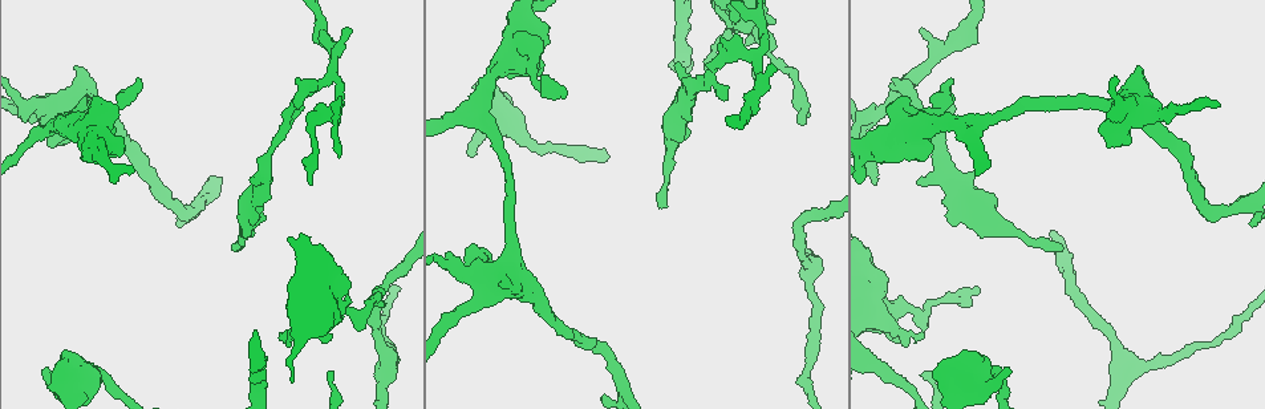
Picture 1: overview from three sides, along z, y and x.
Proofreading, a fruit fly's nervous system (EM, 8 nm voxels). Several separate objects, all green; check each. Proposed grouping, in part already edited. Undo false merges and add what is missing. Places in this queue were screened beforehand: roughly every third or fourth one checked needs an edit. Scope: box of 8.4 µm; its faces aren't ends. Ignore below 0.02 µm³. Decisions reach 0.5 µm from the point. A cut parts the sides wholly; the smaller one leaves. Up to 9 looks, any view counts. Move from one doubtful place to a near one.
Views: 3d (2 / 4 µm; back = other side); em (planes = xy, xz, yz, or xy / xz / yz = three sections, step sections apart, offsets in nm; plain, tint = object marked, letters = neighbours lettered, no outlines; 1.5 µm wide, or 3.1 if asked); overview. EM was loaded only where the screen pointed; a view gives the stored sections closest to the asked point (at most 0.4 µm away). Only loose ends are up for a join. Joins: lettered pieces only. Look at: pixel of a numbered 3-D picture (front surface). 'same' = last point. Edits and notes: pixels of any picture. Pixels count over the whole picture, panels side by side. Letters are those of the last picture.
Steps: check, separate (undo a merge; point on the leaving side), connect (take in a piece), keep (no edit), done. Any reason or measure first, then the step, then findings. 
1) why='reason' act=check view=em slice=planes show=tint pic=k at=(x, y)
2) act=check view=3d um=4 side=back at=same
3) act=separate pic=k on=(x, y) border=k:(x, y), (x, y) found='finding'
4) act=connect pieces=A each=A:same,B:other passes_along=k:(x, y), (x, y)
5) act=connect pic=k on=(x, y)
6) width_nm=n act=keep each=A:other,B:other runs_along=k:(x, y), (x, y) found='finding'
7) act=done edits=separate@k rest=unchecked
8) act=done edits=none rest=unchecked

why='an open end' act=check view=3d um=4 pic=1 at=(977, 291)

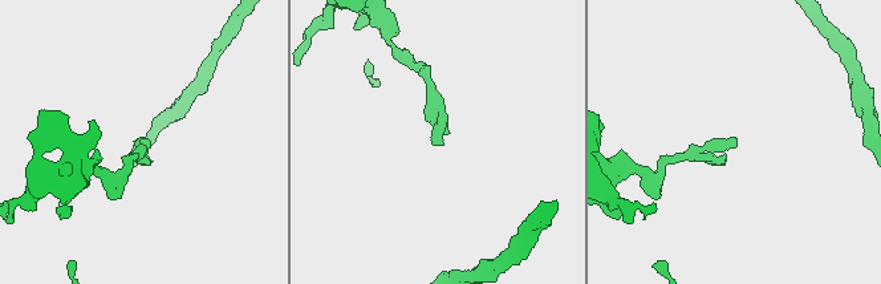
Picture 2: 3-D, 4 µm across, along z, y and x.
why='shape alone is not enough' act=check view=em slice=xy step=8 show=tint pic=2 at=(439, 143)

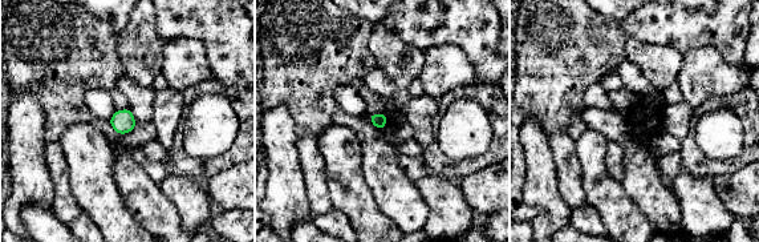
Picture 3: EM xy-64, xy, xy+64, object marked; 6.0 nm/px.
act=check view=em slice=planes show=letters at=same

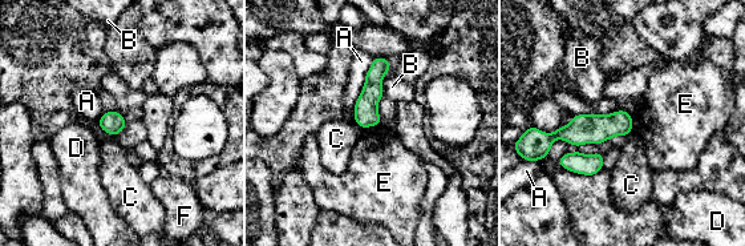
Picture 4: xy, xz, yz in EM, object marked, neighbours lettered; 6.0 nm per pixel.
act=keep each=A:other,B:other,C:other,D:other,E:other,F:other border=4:(380, 124), (364, 129) found='no lettered piece goes on from it'

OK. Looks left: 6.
act=check view=em slice=planes show=letters pic=1 at=(911, 78)

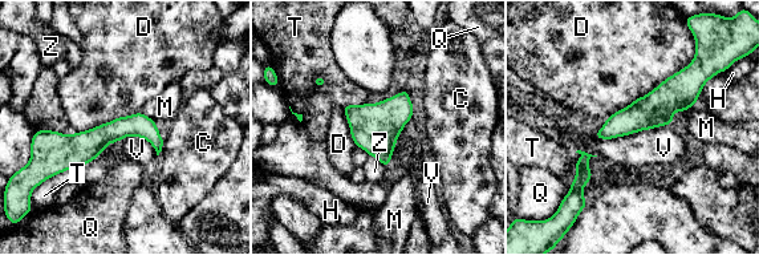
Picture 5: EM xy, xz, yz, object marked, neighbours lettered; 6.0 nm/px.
width_nm=140 act=keep each=C:other,D:other,H:other,M:other,Q:other,T:other,V:other,Z:other border=5:(670, 124), (612, 138), (593, 137) found='all the same cell'

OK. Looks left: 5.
why='branch stops here' act=check view=em slice=xy step=8 show=letters pic=1 at=(281, 337)

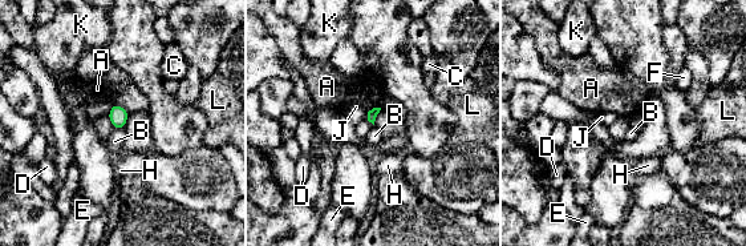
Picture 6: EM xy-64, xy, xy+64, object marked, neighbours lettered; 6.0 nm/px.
why='cut it another way' act=check view=em slice=planes show=letters at=same

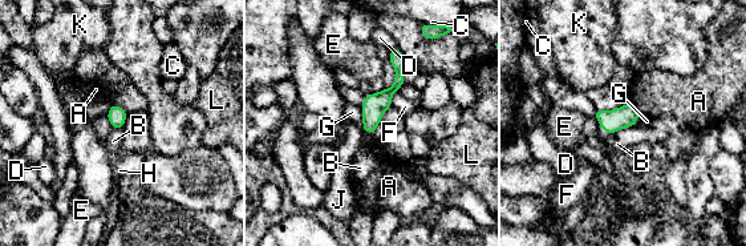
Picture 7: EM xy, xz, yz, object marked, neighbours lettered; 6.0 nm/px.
width_nm=110 longest_contact=G:200nm act=keep each=A:other,B:other,C:other,D:other,E:other,F:other,G:other,H:other,J:other,K:other,L:other found='no lettered piece goes on from it'

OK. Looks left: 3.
why='an open end' act=check view=em slice=planes show=letters pic=1 at=(468, 153)

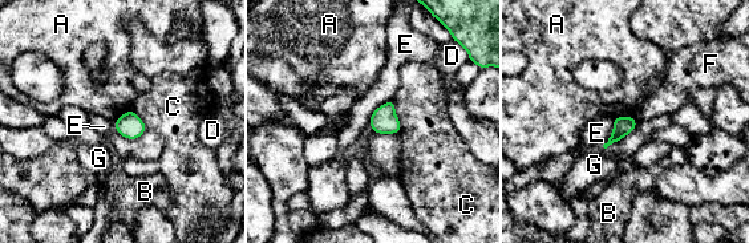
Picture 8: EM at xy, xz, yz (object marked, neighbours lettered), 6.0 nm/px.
act=keep each=A:other,B:other,C:other,D:other,E:other,F:other,G:other border=8:(634, 116), (616, 116), (614, 118) found='none of them fits'

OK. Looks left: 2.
act=done edits=none rest=unchecked

